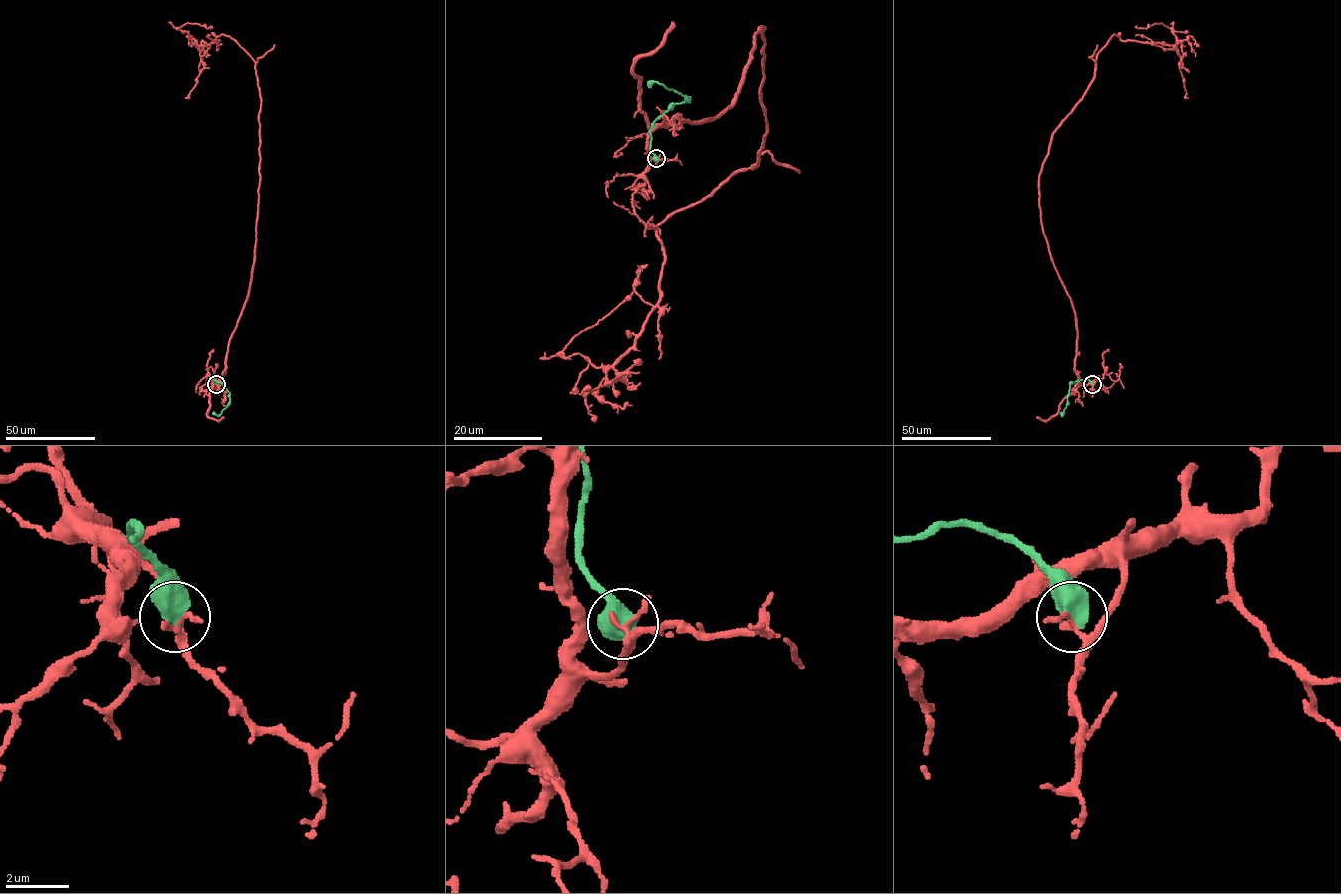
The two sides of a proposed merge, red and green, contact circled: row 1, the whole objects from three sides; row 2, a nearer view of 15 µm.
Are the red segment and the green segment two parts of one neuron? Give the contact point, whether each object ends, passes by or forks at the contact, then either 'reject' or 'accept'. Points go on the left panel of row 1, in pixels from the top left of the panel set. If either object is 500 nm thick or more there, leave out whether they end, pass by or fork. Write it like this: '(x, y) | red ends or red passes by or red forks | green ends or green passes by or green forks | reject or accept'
(216, 384) | reject

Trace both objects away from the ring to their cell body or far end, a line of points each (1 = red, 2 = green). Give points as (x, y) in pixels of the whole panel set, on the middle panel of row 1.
1: (657, 159), (657, 126), (732, 103), (764, 28), (755, 164), (655, 228), (636, 342), (565, 357), (647, 264)
2: (656, 159), (650, 150), (650, 126), (673, 104), (689, 102), (689, 97), (660, 84), (650, 82), (647, 85)

